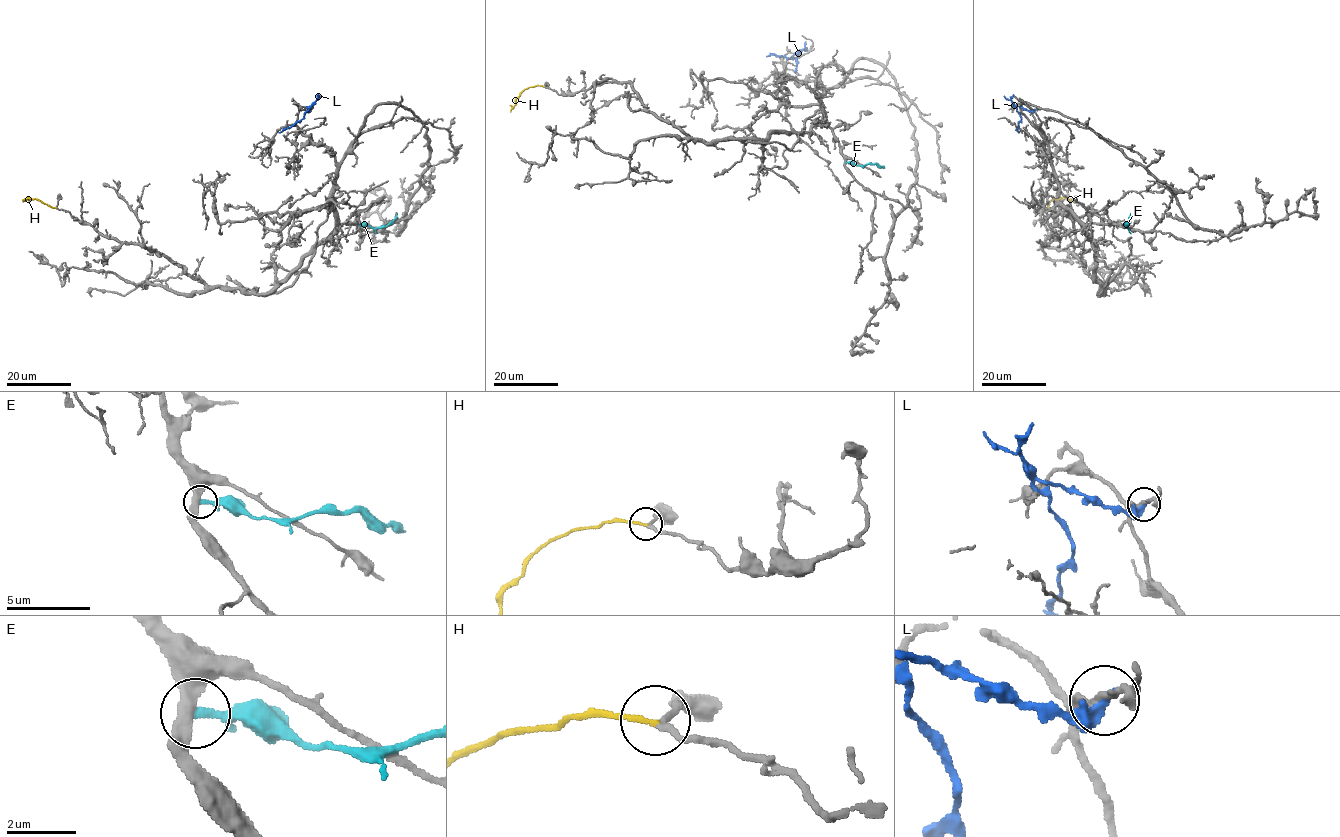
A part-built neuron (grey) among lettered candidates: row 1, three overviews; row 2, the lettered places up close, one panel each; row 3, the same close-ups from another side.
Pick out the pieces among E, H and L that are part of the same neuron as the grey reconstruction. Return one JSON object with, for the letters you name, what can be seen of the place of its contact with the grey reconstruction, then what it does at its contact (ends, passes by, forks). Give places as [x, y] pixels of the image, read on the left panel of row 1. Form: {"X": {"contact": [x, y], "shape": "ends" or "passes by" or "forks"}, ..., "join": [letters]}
{"H": {"contact": [55, 208], "shape": "ends"}, "join": ["H"]}

